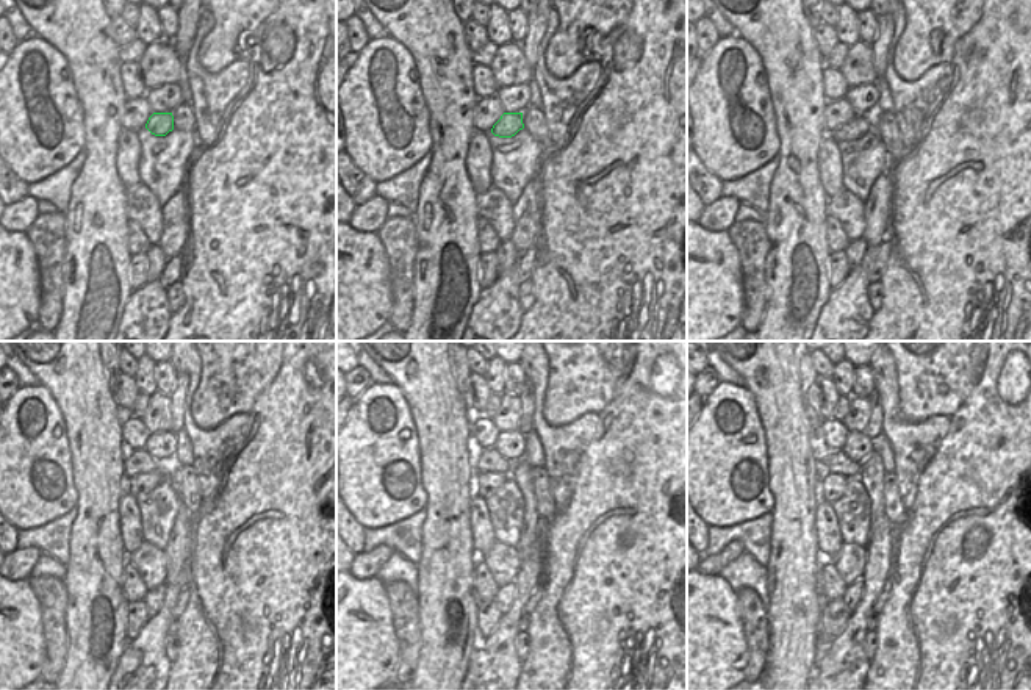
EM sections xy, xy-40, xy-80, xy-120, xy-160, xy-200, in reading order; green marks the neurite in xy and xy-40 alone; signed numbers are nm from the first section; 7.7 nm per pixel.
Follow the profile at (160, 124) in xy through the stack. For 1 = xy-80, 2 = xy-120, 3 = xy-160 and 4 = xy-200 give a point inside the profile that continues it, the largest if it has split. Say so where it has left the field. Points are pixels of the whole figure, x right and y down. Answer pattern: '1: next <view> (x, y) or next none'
1: next xy-80 (861, 124)
2: next xy-120 (143, 482)
3: next xy-160 (485, 482)
4: next xy-200 (831, 485)

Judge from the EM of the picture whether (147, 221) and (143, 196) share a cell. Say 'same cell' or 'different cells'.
same cell

